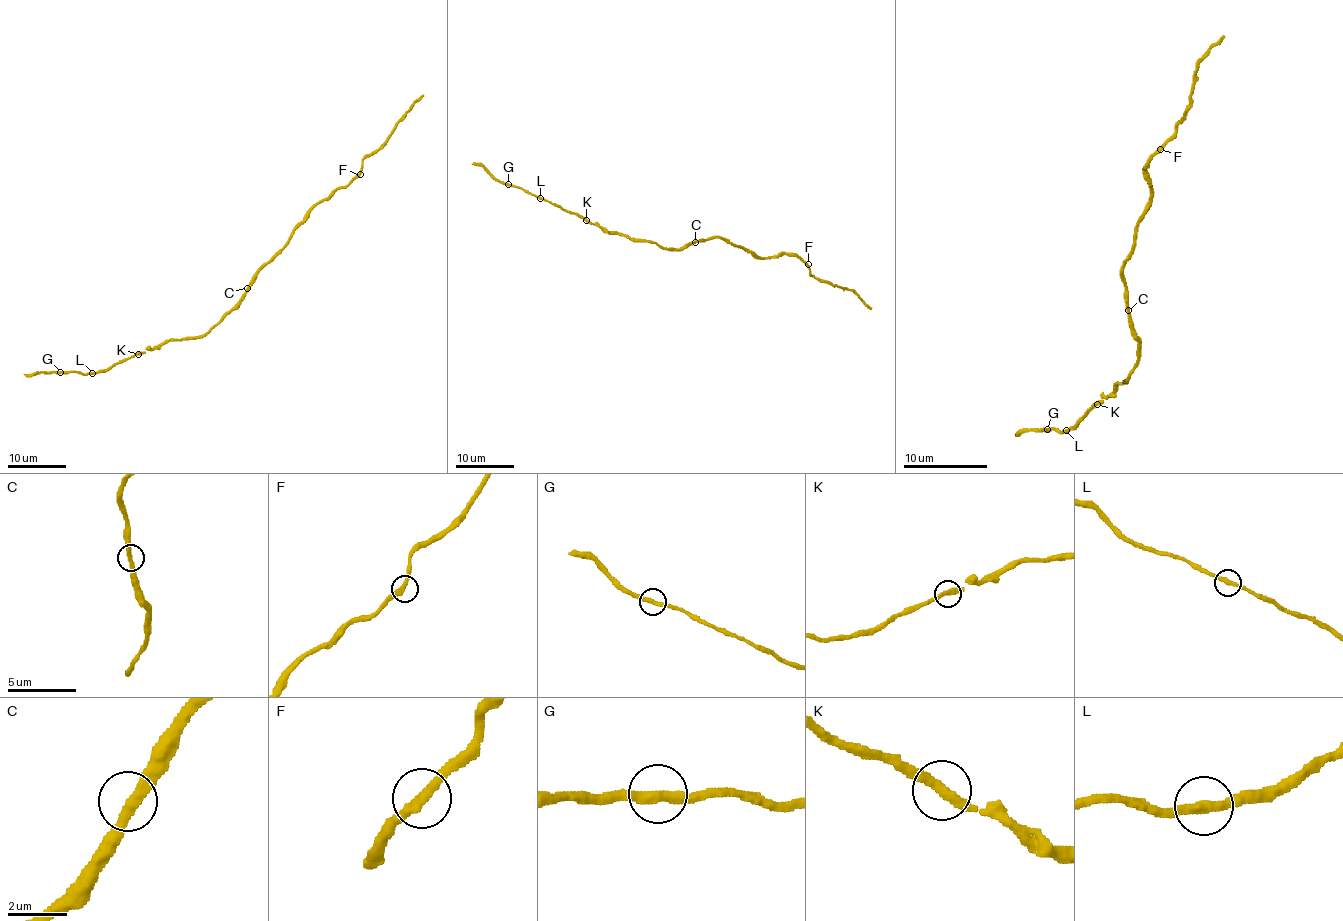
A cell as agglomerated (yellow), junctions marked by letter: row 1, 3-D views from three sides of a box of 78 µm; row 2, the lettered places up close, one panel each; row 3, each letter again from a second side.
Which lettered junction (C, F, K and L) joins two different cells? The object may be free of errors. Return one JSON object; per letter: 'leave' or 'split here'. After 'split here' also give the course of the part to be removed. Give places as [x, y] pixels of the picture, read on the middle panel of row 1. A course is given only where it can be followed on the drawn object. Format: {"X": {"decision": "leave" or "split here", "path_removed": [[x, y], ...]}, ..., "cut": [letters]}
{"C": {"decision": "leave"}, "F": {"decision": "leave"}, "K": {"decision": "leave"}, "L": {"decision": "leave"}, "cut": []}

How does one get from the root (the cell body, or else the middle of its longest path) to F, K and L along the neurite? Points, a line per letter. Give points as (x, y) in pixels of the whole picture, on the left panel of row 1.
F: (250, 288), (251, 279), (283, 247), (292, 229), (319, 202), (345, 188), (360, 174)
K: (250, 288), (203, 335), (164, 341), (138, 354)
L: (250, 288), (203, 335), (164, 341), (92, 373)

